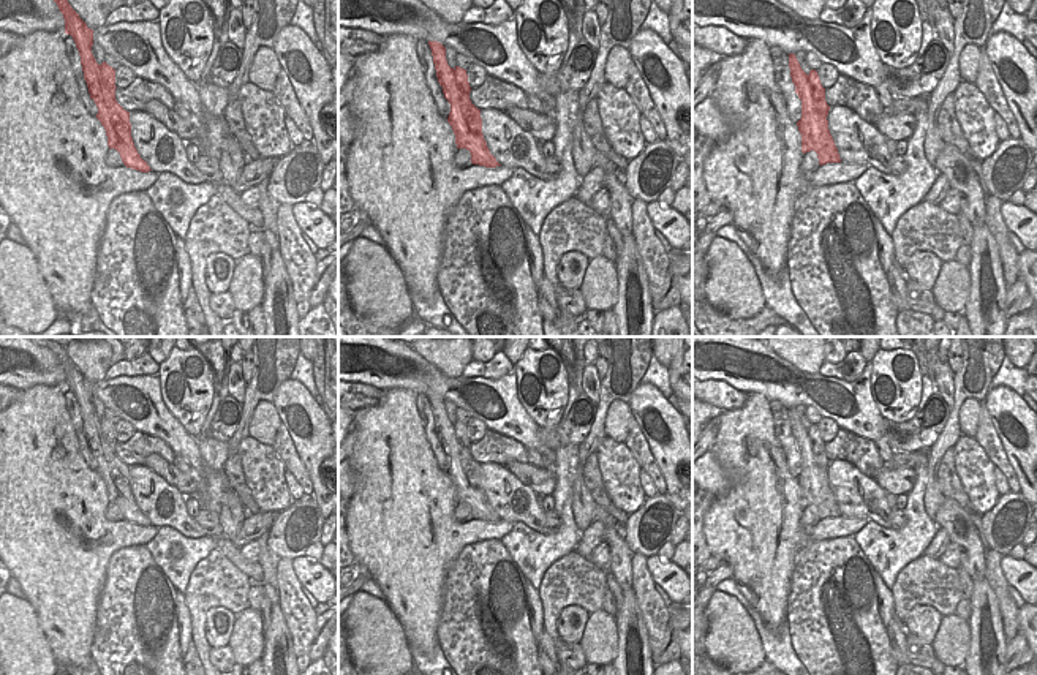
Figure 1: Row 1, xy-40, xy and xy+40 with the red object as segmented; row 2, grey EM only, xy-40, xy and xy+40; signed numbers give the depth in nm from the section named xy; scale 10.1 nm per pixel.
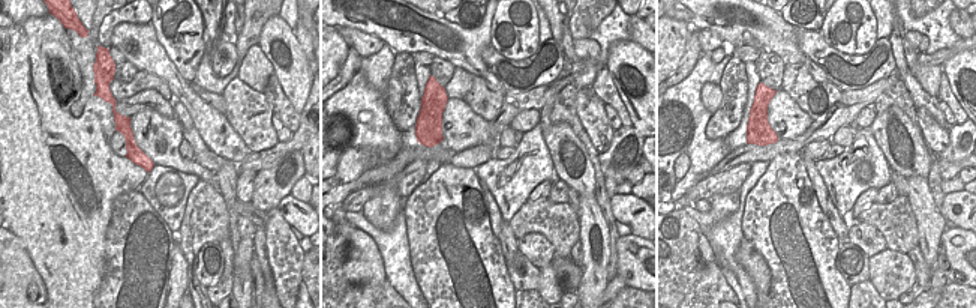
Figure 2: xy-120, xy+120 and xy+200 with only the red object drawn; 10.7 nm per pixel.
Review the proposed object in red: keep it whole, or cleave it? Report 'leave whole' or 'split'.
split

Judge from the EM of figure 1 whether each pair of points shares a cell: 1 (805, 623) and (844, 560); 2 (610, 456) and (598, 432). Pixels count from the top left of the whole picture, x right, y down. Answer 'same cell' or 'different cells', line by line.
1: same cell
2: different cells

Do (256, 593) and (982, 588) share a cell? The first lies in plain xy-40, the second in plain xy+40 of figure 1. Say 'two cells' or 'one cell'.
two cells

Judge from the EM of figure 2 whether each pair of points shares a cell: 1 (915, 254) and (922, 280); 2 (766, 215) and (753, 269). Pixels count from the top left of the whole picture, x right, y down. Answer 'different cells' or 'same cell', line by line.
1: same cell
2: different cells

